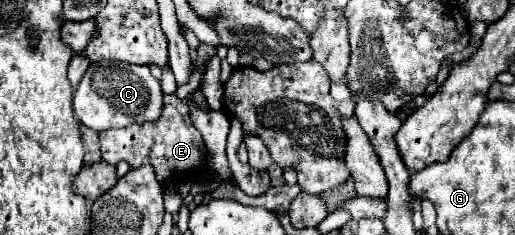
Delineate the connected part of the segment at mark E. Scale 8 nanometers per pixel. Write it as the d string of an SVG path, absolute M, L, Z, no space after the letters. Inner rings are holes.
M176 94L172 96L164 96L164 110L162 110L162 116L152 122L152 124L132 124L132 126L126 126L126 128L120 128L120 130L108 130L108 132L100 132L100 144L102 144L102 158L108 162L108 164L118 164L120 160L126 160L132 168L138 168L142 164L150 164L154 166L156 170L156 178L160 182L168 180L170 176L180 176L180 174L186 174L186 172L200 172L202 168L206 168L206 148L204 148L204 142L198 134L198 130L192 126L190 122L190 114L188 114L188 102L190 98L186 100L180 100Z

